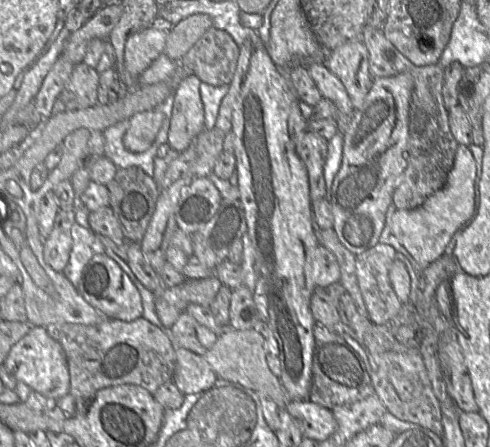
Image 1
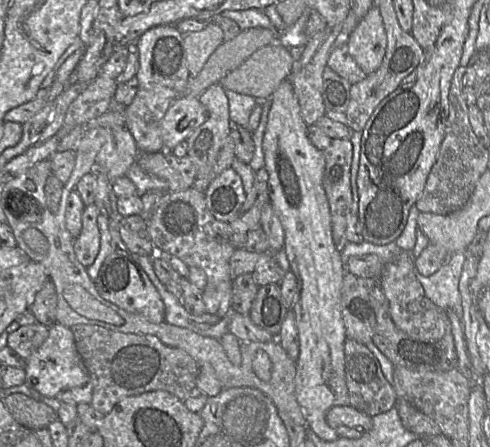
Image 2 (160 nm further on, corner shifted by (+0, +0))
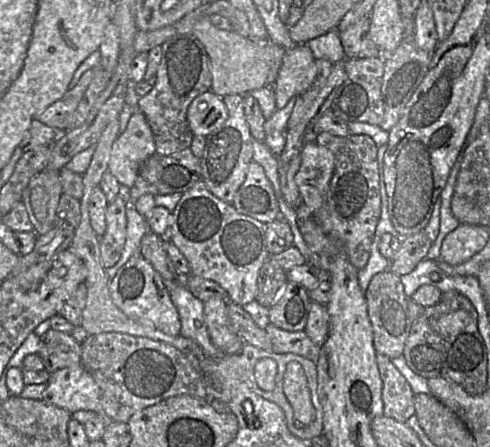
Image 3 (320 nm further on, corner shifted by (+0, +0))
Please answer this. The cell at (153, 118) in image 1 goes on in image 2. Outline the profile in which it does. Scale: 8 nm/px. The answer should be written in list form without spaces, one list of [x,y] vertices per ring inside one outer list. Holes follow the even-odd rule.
[[[198,95],[182,96],[168,108],[161,121],[164,147],[167,151],[186,141],[207,119],[207,111]]]

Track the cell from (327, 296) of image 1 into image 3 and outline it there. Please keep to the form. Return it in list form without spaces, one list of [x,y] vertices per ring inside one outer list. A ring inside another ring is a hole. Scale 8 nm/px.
[[[390,270],[372,277],[364,291],[369,320],[374,334],[374,347],[379,354],[389,359],[401,357],[406,339],[416,318],[421,315],[423,306],[416,304],[404,291],[401,275]]]

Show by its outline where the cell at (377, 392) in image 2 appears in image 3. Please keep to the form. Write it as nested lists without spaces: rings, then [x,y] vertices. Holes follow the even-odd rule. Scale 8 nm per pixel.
[[[378,355],[377,363],[383,381],[383,416],[405,423],[415,415],[415,394],[406,378],[387,356]]]

